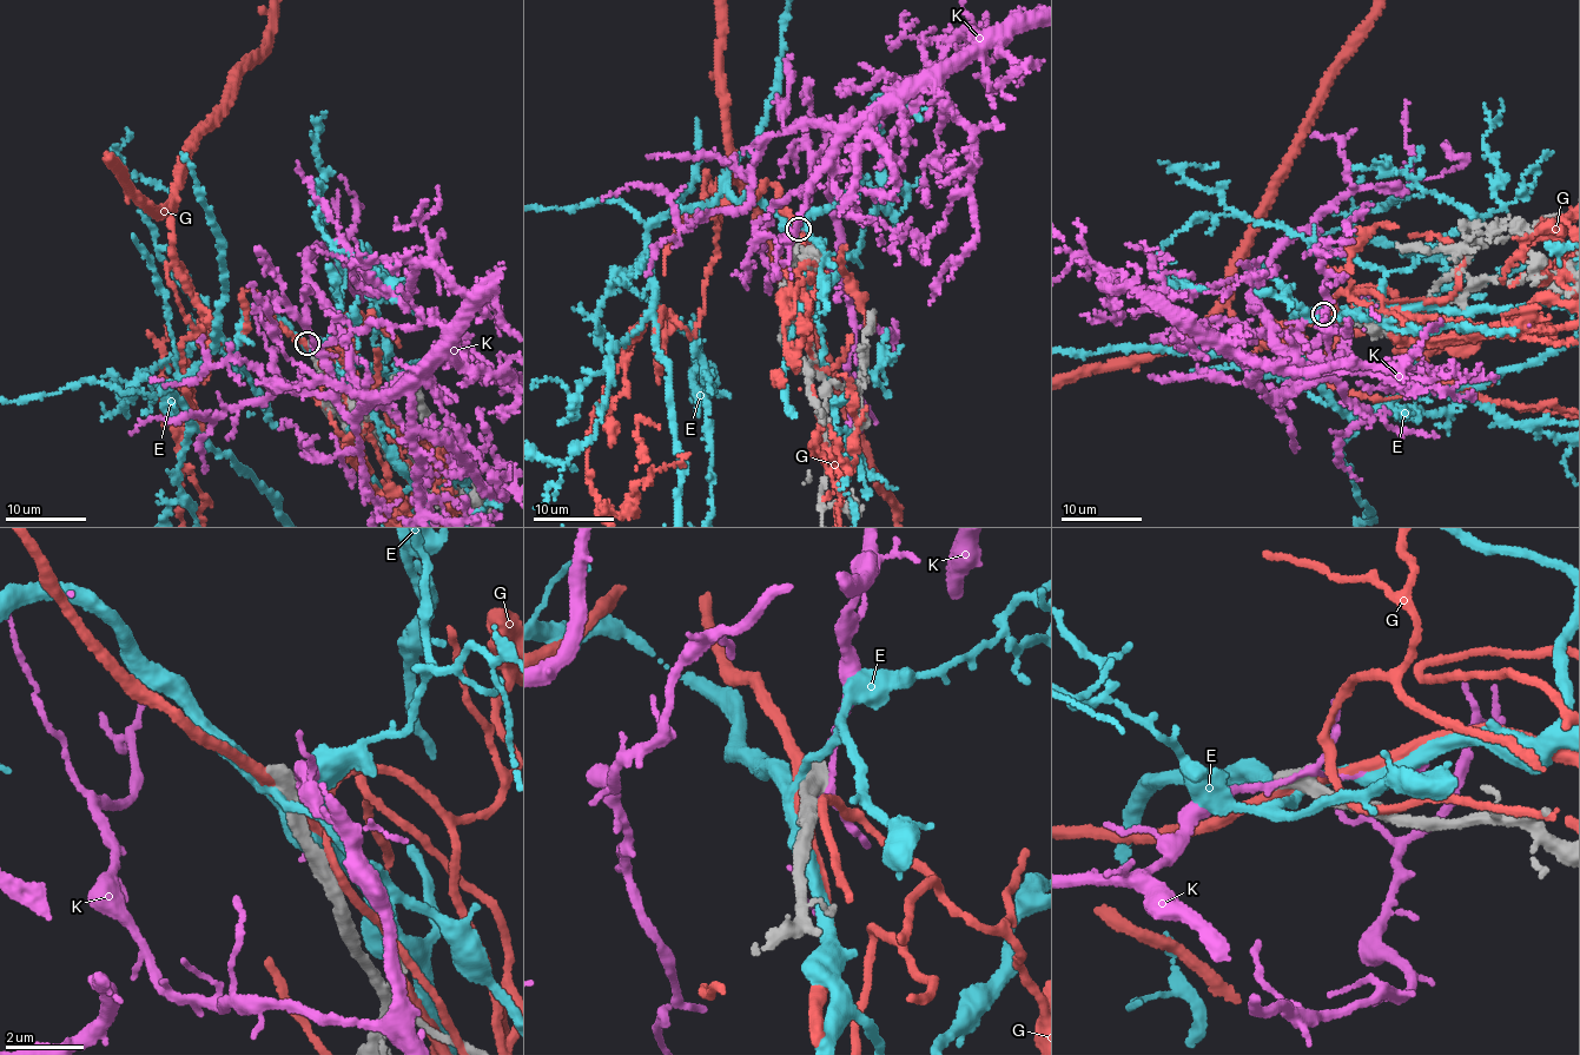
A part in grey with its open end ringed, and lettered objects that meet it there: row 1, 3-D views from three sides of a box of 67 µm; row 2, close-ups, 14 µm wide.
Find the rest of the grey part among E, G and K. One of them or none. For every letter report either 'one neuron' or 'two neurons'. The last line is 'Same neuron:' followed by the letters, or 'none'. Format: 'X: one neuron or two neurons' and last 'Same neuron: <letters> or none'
E: two neurons
G: two neurons
K: two neurons
Same neuron: none

